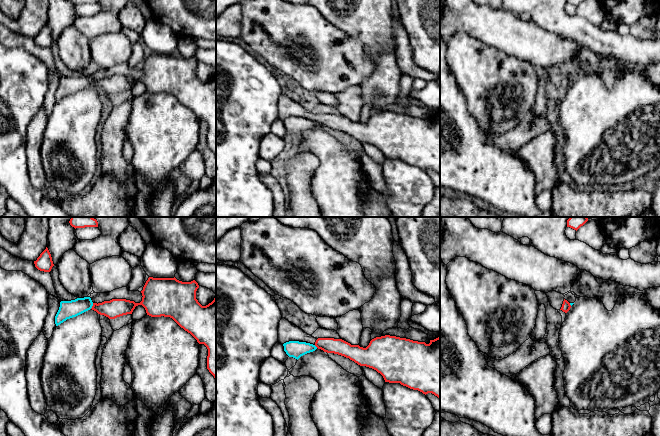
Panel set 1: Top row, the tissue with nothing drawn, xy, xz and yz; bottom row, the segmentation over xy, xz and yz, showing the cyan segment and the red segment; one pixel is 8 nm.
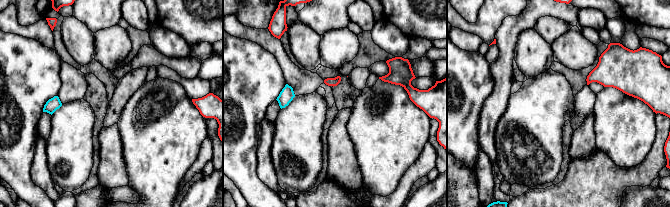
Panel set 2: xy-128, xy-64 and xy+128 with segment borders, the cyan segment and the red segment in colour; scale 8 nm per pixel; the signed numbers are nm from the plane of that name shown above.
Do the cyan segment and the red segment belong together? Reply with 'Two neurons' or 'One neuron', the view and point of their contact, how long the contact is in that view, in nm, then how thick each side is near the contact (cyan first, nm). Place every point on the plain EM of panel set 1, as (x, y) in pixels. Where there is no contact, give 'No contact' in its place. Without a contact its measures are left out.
Two neurons. Touches cyan at xy (92, 81). Shared border 50 nm. Thickness 140 nm (cyan) against 150 nm

